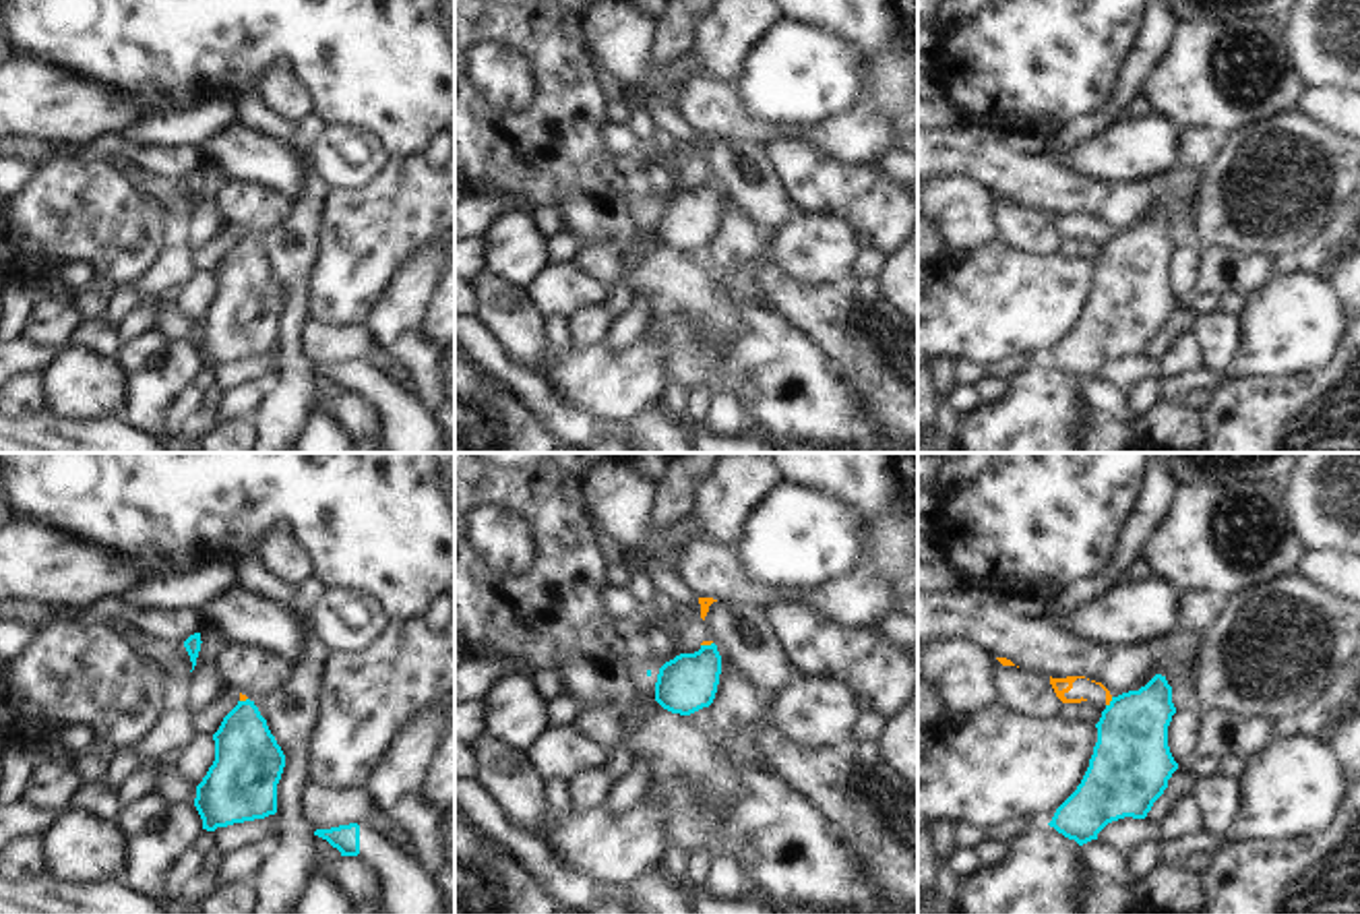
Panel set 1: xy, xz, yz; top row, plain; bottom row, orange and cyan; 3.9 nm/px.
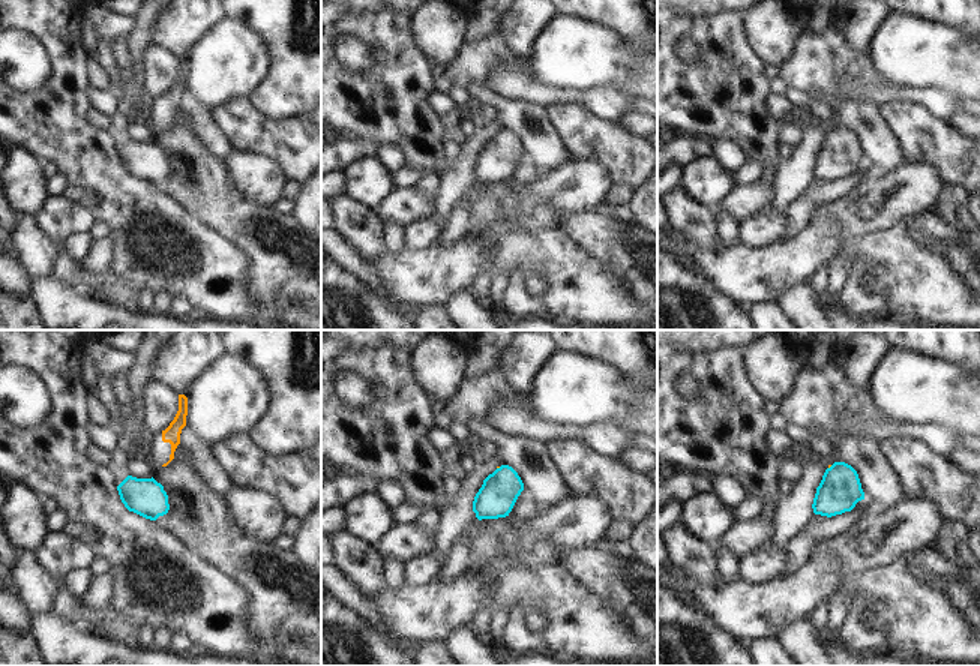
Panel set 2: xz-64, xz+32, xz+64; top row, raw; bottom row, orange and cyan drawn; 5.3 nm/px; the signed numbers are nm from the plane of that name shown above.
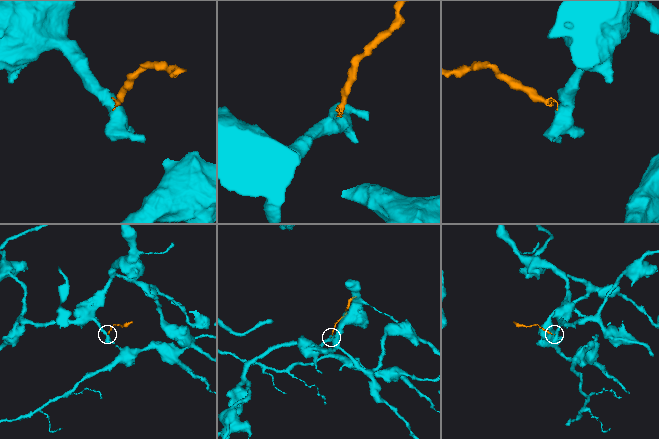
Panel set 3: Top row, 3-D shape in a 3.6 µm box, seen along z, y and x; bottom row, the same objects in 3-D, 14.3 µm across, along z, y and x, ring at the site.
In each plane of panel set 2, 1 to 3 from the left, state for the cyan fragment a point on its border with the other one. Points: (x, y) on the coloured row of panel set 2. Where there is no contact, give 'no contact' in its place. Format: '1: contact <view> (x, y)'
1: no contact
2: no contact
3: no contact

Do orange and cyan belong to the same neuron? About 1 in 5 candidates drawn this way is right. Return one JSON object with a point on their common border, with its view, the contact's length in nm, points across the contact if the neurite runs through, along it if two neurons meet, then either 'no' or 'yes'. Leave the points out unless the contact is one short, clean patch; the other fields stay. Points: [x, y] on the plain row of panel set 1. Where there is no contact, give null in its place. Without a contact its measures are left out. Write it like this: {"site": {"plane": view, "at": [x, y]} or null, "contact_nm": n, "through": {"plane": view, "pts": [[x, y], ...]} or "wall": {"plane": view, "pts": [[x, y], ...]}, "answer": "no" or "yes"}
{"site": {"plane": "xz", "at": [705, 180]}, "contact_nm": 50, "wall": {"plane": "xz", "pts": [[712, 178], [701, 183]]}, "answer": "no"}

